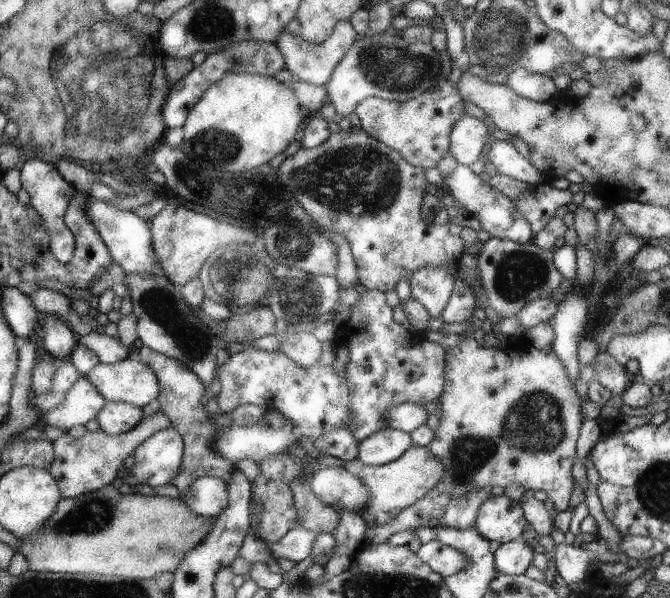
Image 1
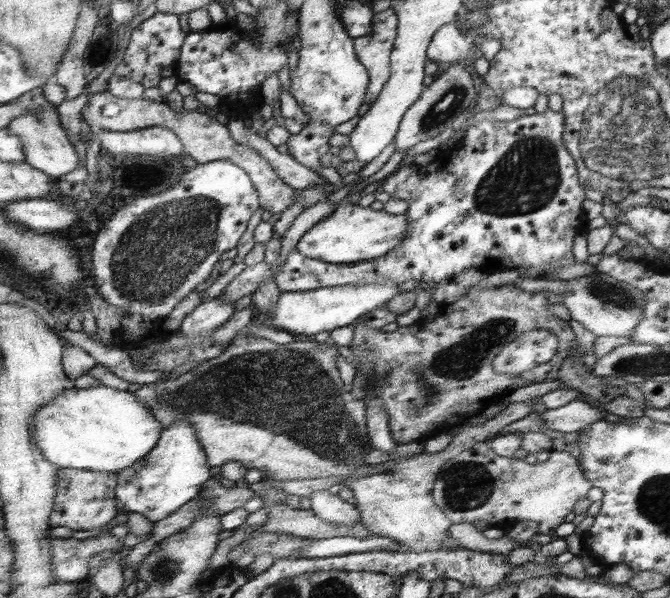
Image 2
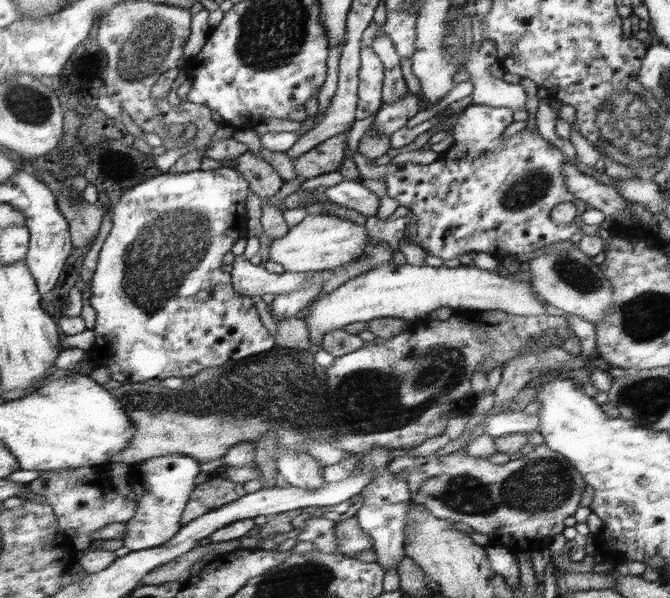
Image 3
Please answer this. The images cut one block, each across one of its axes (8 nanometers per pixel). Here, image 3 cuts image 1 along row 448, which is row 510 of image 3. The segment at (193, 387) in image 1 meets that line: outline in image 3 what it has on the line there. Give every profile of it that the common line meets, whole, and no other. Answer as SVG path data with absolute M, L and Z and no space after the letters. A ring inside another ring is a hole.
M226 477L208 478L204 483L195 486L183 513L182 524L188 524L211 510L229 505L246 493L242 484L232 482Z

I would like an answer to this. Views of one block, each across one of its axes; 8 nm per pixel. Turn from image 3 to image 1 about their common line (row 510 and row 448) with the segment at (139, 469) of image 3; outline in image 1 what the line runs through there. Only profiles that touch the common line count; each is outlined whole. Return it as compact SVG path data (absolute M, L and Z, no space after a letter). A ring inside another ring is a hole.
M164 429L152 434L134 450L134 465L124 483L164 486L171 484L181 472L186 454L183 436L176 429Z

